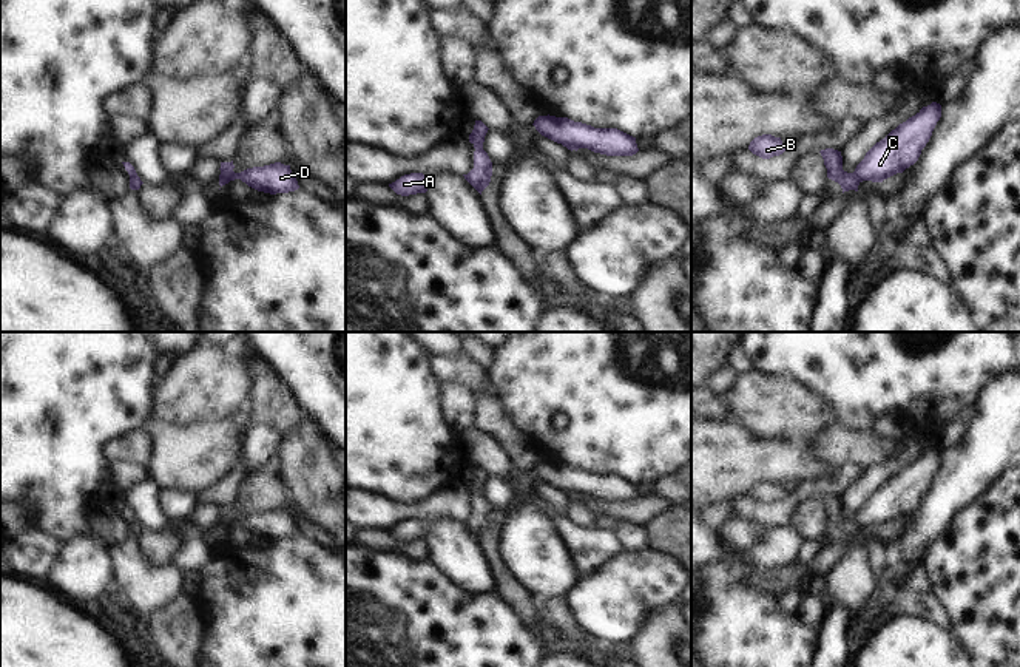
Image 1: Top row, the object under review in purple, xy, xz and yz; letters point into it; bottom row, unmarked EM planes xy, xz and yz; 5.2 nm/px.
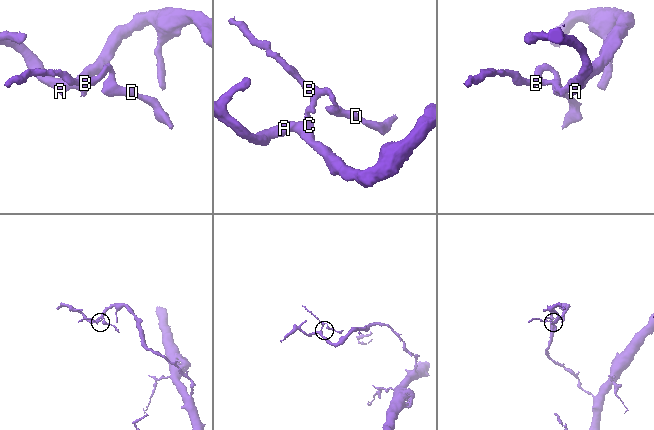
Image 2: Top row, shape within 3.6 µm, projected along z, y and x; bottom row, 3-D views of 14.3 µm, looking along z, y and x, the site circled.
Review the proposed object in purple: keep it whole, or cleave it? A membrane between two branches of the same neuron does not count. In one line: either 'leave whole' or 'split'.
split

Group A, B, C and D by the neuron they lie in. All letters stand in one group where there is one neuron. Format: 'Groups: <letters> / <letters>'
Groups: A C / B D.

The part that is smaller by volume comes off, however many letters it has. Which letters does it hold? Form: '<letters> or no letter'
B, D.

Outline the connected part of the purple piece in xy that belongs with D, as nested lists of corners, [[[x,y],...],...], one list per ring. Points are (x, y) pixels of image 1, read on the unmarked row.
[[[233,506],[221,508],[221,533],[230,526],[241,525],[248,533],[270,540],[289,539],[299,534],[296,523],[292,520],[290,511],[284,511],[281,508],[247,514],[241,519],[235,519],[233,514]]]

